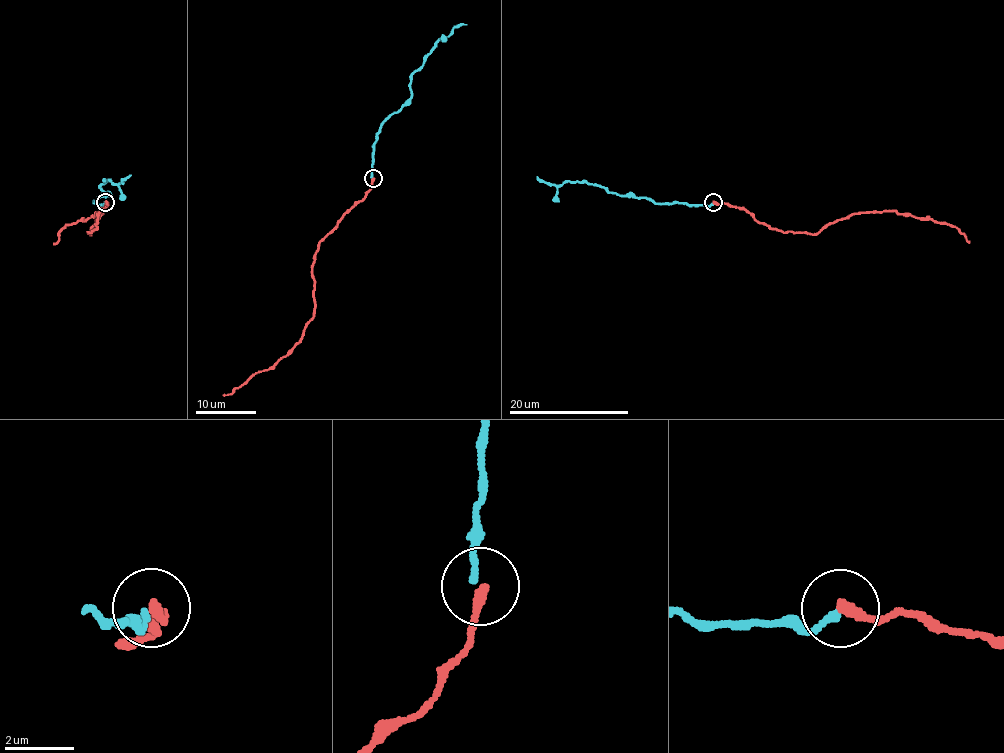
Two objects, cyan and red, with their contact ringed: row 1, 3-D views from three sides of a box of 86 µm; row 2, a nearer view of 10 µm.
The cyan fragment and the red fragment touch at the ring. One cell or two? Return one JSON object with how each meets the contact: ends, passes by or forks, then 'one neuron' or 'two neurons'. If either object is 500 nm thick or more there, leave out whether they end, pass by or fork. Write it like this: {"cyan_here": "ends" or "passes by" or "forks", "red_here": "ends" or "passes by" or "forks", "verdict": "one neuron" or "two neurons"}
{"cyan_here": "ends", "red_here": "ends", "verdict": "one neuron"}

